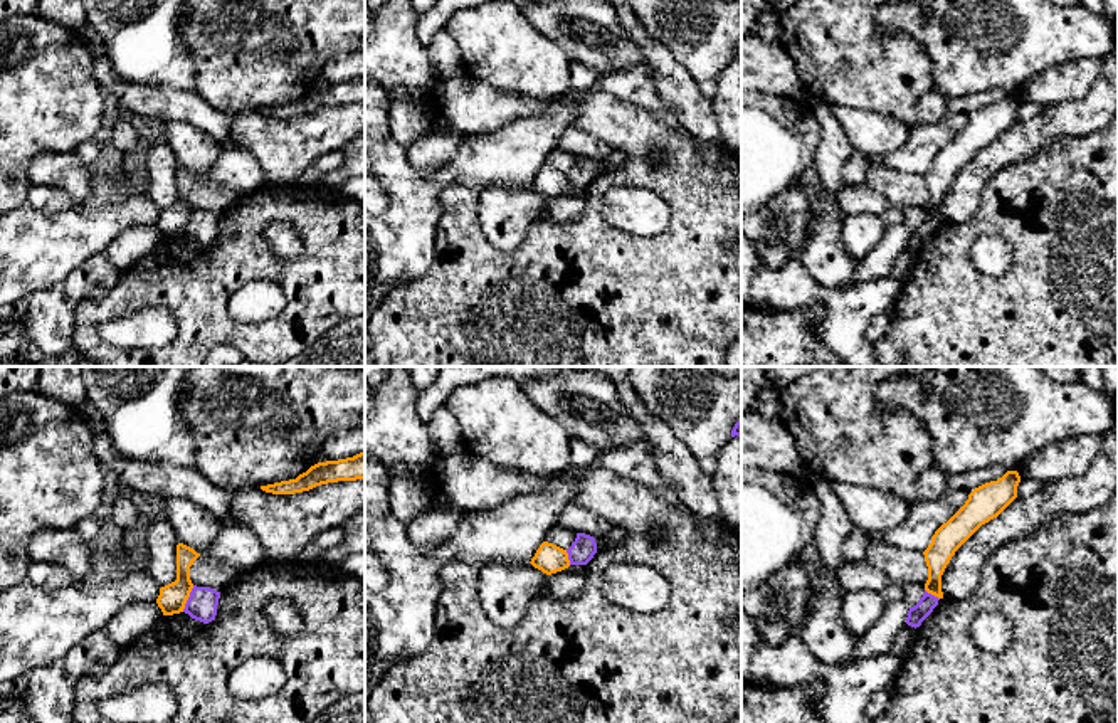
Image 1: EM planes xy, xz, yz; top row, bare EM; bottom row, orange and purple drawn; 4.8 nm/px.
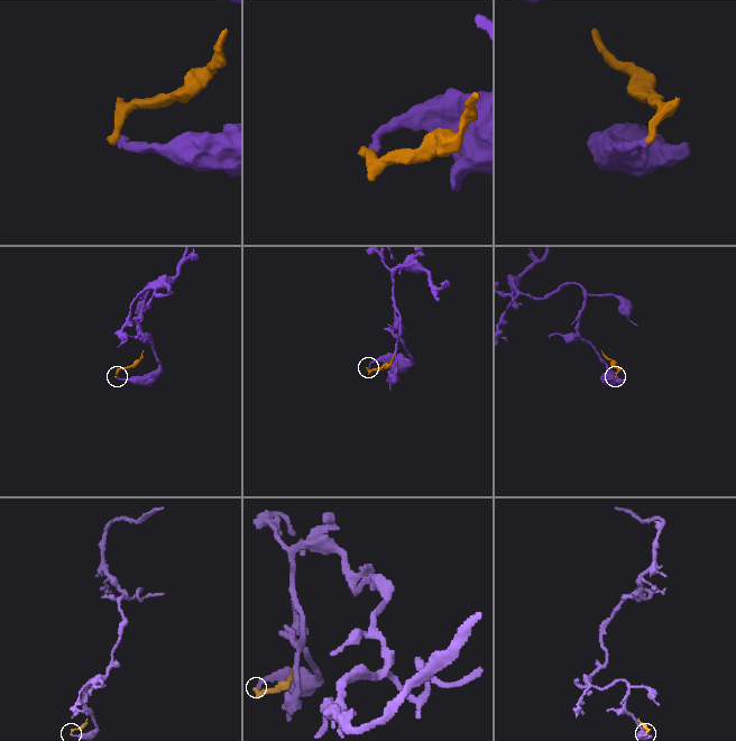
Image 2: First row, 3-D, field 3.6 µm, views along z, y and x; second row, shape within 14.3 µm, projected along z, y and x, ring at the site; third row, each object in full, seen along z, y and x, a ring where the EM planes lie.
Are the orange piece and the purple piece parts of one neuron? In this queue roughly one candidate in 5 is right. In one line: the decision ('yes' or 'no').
no

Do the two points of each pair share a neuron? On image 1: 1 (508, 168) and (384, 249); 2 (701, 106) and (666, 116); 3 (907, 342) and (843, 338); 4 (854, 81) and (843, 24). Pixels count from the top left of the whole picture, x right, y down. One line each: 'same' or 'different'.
1: same
2: different
3: different
4: same

